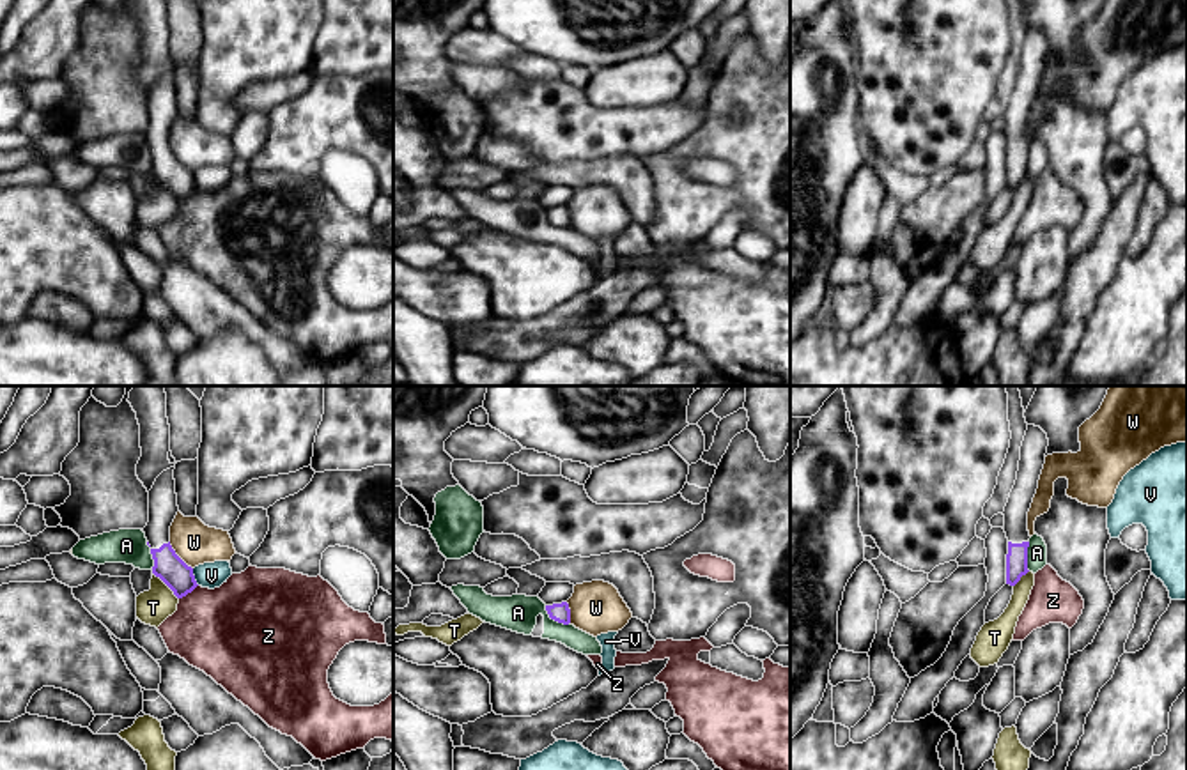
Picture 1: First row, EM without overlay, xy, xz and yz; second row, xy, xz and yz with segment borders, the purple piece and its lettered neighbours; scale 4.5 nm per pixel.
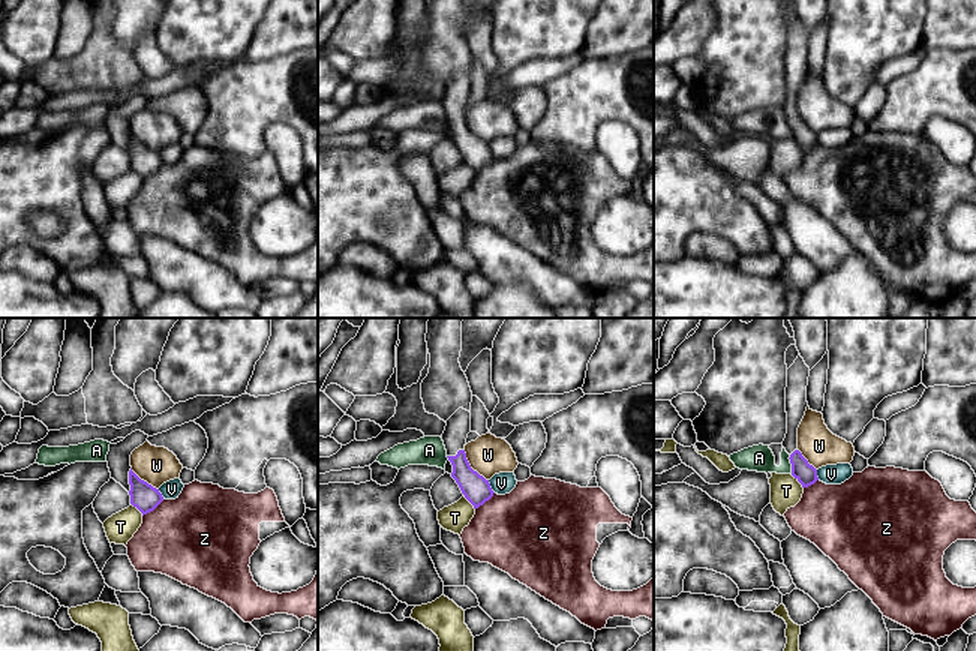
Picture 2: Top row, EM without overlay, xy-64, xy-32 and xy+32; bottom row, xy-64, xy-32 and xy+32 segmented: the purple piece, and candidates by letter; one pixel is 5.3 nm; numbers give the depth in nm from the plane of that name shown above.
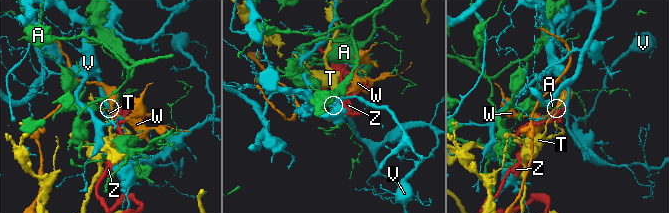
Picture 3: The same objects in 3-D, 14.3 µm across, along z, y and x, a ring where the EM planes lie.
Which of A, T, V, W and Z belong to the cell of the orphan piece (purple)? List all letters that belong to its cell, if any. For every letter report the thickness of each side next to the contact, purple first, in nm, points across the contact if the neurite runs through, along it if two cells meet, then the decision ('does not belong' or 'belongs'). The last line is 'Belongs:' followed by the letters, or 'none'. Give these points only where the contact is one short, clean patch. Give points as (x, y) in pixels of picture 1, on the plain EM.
A: calibres 90 and 170 nm; border xz (544, 209), (551, 222), (569, 227); does not belong
T: calibres 140 and 160 nm; does not belong
V: calibres 140 and 120 nm; does not belong
W: calibres 140 and 190 nm; does not belong
Z: calibres 140 and 400 nm; does not belong
Belongs: none

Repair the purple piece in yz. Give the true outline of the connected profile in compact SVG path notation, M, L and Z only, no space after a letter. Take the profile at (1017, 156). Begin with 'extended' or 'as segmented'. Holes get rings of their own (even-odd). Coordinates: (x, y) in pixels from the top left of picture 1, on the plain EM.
extended; M1028 28L1022 50L1015 89L1005 110L1005 136L1008 142L1006 188L1015 189L1028 173L1028 115L1038 92L1038 83L1045 67L1049 42L1035 28Z

